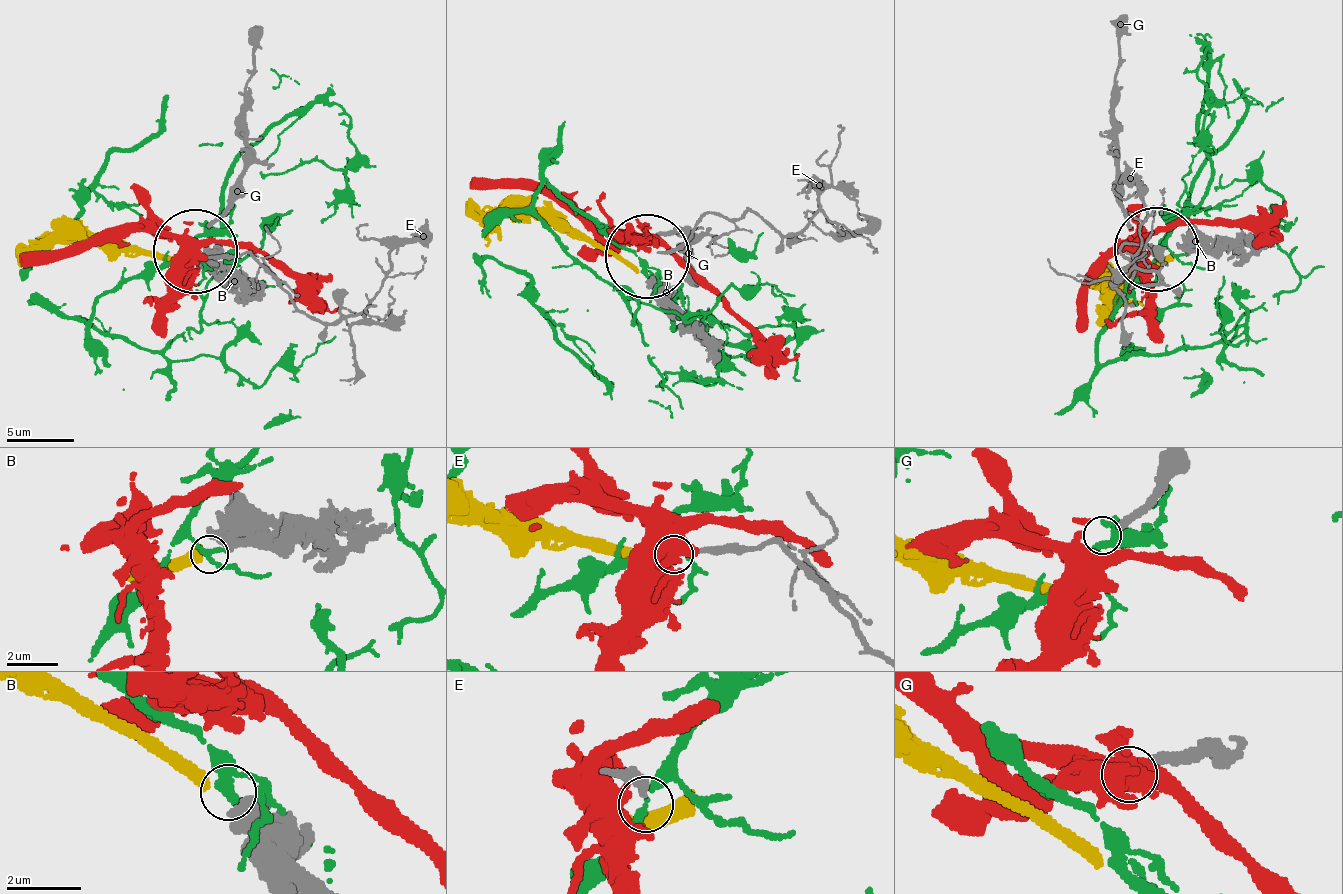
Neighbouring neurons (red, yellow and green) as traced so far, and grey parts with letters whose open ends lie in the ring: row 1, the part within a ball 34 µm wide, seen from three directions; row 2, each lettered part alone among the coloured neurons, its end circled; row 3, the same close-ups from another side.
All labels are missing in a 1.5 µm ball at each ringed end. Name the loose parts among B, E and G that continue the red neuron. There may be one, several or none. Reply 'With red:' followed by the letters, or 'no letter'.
With red: no letter

